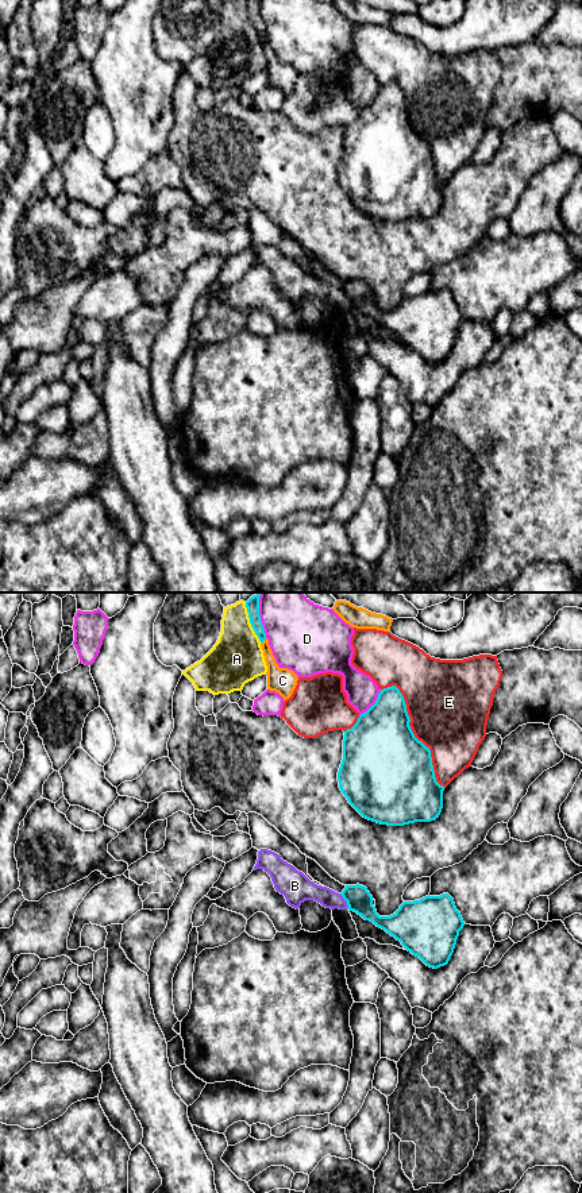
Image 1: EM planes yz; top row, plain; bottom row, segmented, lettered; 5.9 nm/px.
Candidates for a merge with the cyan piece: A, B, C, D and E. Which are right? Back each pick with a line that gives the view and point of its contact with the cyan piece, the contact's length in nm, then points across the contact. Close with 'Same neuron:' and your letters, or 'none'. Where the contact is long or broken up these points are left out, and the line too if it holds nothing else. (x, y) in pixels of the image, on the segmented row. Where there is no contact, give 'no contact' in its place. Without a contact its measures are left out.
Same neuron: none

